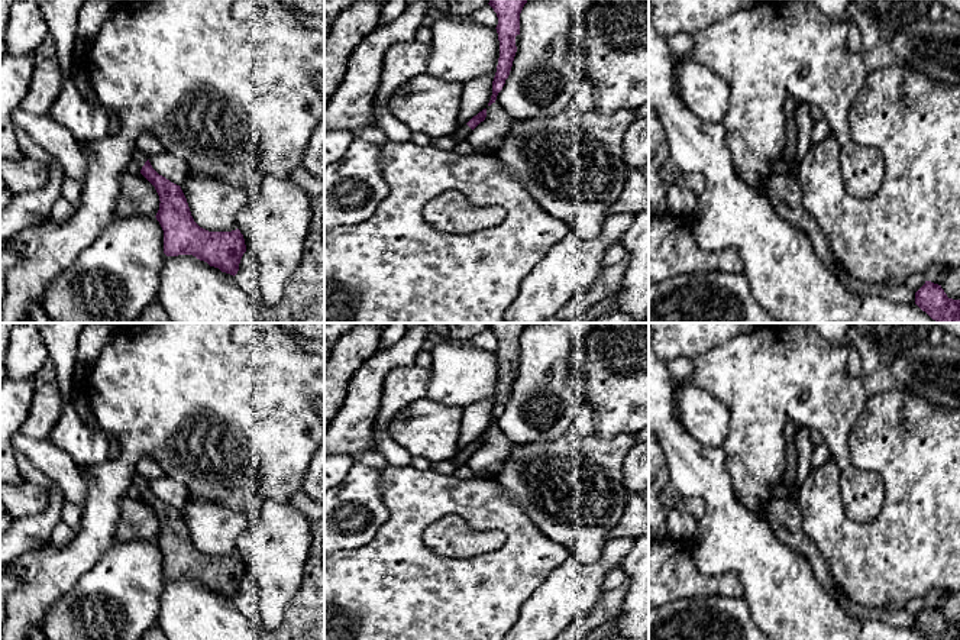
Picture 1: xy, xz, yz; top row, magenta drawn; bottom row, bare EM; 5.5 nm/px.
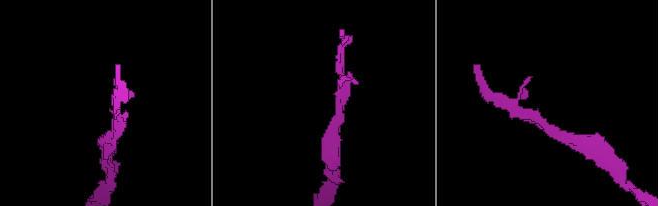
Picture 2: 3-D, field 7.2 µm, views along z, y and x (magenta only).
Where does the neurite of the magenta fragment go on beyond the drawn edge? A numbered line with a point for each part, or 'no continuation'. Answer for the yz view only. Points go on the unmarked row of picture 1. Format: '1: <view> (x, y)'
no continuation

